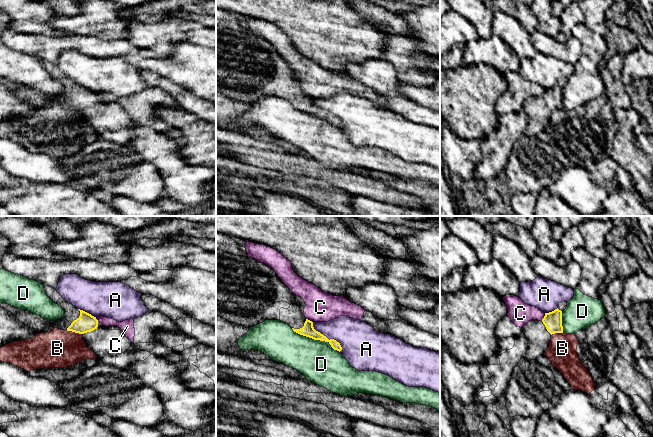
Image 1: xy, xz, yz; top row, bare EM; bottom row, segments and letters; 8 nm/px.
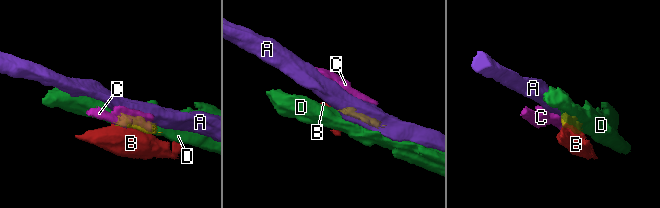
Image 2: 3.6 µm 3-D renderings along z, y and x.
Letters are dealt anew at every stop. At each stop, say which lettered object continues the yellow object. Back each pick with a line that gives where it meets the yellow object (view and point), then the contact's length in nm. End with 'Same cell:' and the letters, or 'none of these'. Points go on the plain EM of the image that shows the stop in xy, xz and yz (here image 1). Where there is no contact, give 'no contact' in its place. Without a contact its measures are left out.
Same cell: none of these

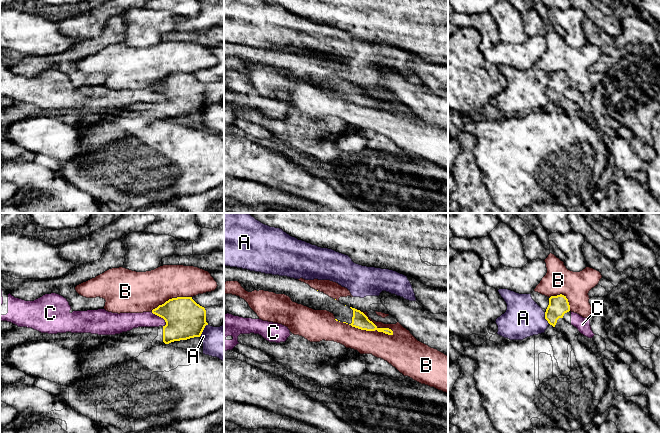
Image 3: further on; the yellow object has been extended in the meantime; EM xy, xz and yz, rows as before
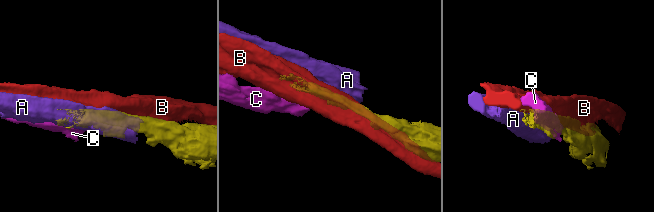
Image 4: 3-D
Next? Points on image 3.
Same cell: none of these

